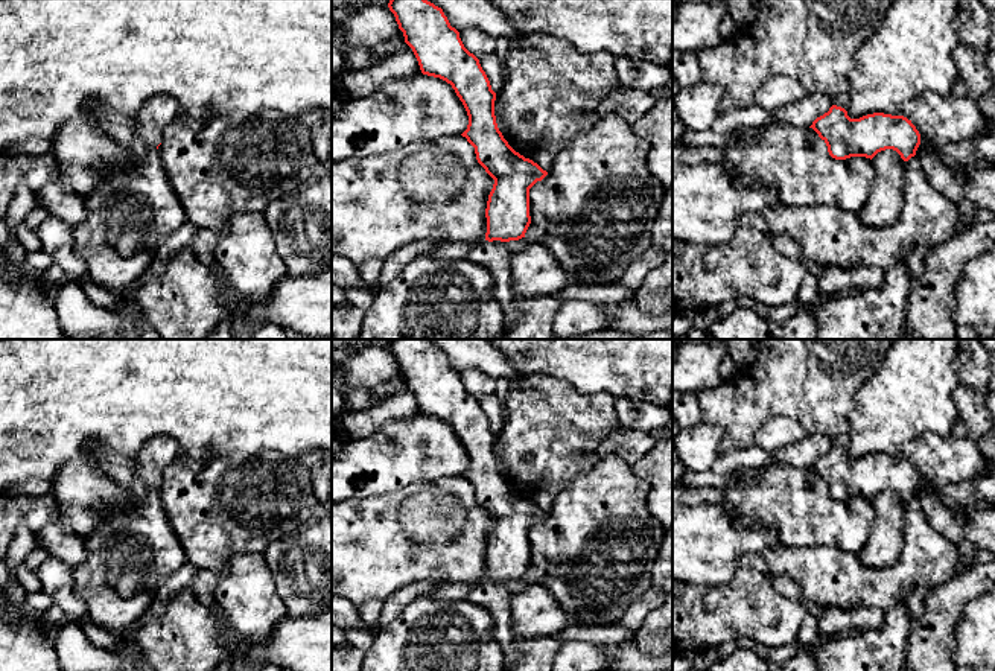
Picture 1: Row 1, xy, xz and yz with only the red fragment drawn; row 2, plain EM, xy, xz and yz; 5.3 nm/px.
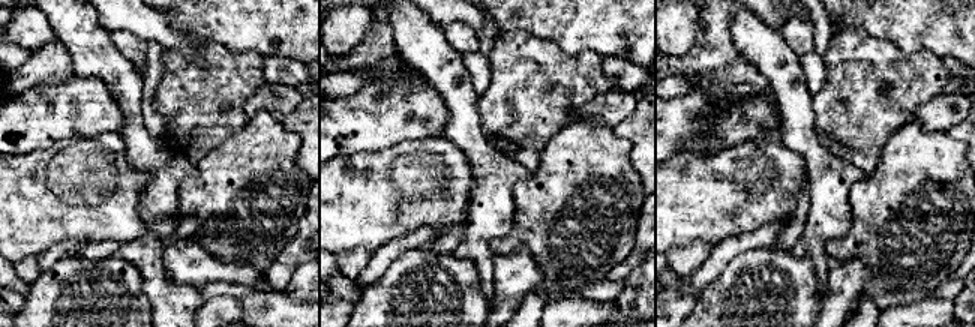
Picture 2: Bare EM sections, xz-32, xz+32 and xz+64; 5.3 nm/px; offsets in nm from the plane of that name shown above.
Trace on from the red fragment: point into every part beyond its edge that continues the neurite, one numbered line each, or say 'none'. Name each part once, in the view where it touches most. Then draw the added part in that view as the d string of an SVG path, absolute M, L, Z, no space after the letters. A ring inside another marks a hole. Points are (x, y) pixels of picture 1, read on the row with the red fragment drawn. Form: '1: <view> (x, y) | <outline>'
1: yz (940, 119) | M925 91L904 103L902 116L922 134L927 145L942 145L975 137L986 126L977 100L968 96L940 96Z

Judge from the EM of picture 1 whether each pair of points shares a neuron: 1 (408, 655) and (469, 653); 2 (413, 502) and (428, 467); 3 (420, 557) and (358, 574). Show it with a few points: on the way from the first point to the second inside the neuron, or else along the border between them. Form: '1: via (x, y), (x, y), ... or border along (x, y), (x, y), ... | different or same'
1: via (423, 655), (454, 655) | same
2: border along (457, 475), (432, 481), (416, 481), (388, 493) | different
3: via (405, 556), (376, 556), (373, 559) | same

